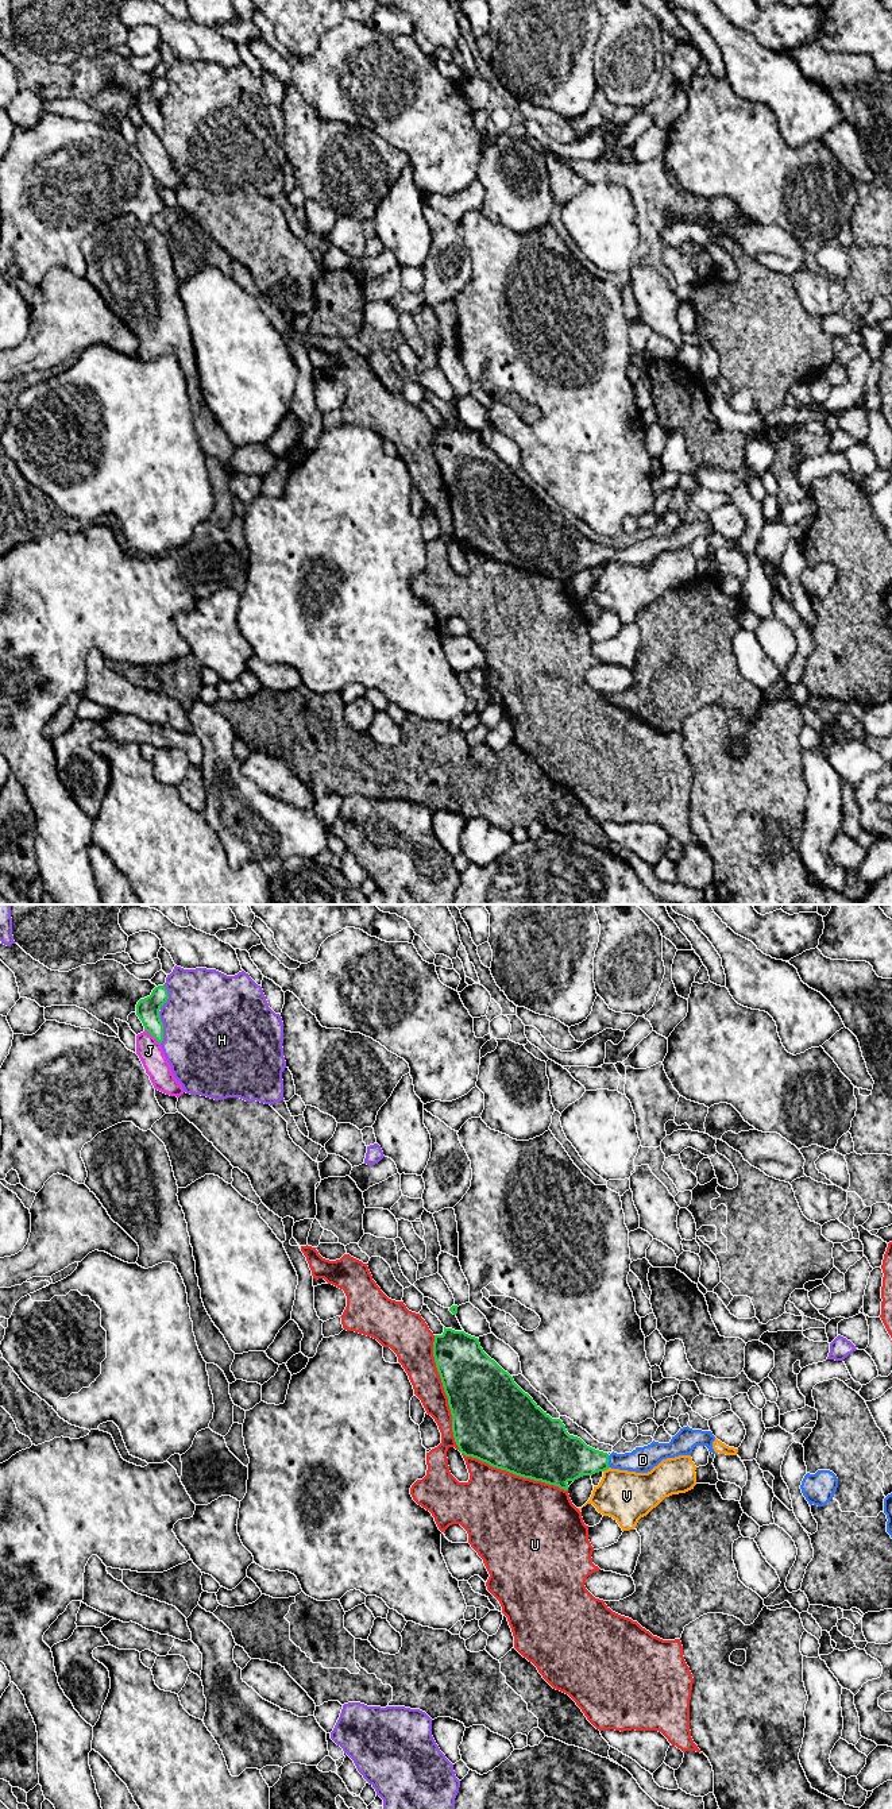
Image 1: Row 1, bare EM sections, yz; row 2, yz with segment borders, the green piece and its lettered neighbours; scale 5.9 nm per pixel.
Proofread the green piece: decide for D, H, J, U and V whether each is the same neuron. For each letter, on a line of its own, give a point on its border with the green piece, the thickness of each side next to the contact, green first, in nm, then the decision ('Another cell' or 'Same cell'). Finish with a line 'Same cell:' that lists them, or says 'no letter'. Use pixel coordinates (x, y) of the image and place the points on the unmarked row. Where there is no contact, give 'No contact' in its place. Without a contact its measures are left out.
D: Touches green at yz (607, 554). Thickness 280 nm (green) against 160 nm. Same cell
H: Touches green at yz (162, 120). Thickness 140 nm (green) against 500 nm. Another cell
J: Touches green at yz (153, 128). Thickness 140 nm (green) against 140 nm. Another cell
U: Touches green at yz (446, 486). Thickness 440 nm (green) against 190 nm. Another cell
V: Touches green at yz (606, 562). Thickness 280 nm (green) against 300 nm. Another cell
Same cell: D

